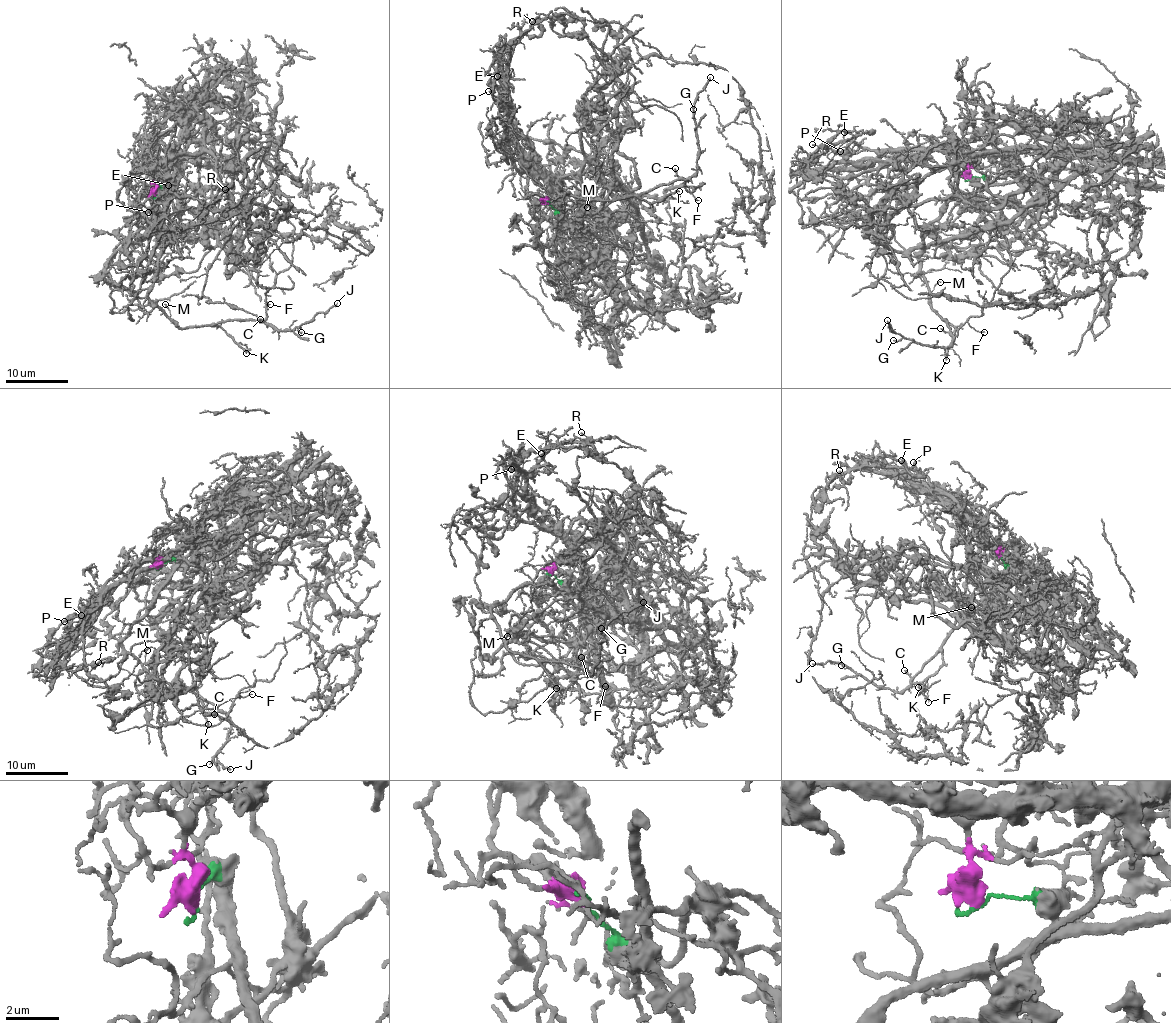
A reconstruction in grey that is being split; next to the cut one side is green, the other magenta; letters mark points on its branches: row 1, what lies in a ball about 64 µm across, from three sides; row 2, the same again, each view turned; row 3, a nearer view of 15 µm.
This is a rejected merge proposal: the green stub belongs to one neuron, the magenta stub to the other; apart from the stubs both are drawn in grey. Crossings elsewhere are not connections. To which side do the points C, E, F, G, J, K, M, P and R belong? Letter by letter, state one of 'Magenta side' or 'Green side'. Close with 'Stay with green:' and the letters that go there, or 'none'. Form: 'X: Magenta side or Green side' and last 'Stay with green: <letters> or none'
C: Green side
E: Magenta side
F: Green side
G: Green side
J: Green side
K: Green side
M: Green side
P: Magenta side
R: Magenta side
Stay with green: C, F, G, J, K, M

